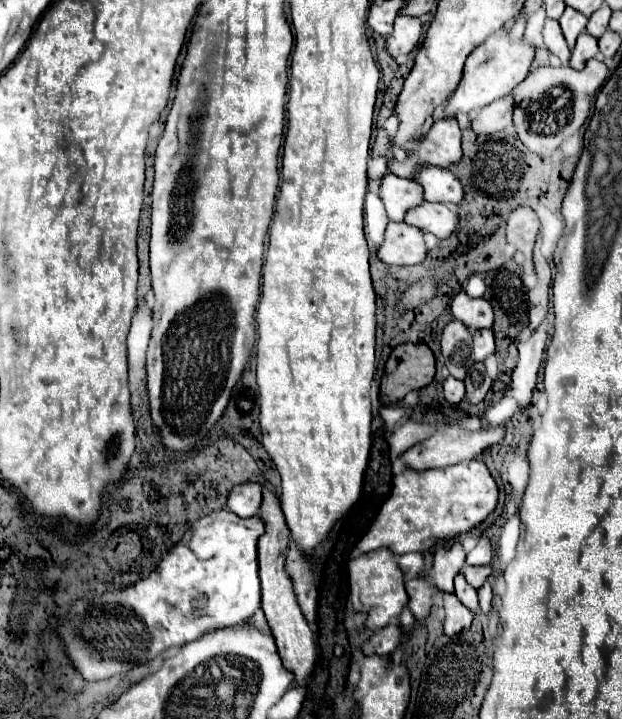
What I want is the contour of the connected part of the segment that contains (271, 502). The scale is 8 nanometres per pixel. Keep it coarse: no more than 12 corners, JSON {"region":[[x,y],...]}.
{"region":[[263,485],[261,607],[283,665],[309,677],[317,643],[285,571],[289,527]]}

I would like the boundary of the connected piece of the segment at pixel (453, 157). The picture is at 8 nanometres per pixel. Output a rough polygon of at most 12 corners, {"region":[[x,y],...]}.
{"region":[[439,119],[417,155],[393,161],[395,175],[415,179],[421,167],[459,163],[461,131]]}

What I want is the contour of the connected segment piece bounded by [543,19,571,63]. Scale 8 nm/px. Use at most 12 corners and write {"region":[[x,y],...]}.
{"region":[[555,19],[545,21],[545,45],[567,63],[571,51]]}

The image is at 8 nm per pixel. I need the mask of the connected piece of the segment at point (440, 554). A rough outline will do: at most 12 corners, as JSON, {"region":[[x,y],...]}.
{"region":[[459,541],[435,553],[433,583],[453,591],[453,579],[465,565]]}

